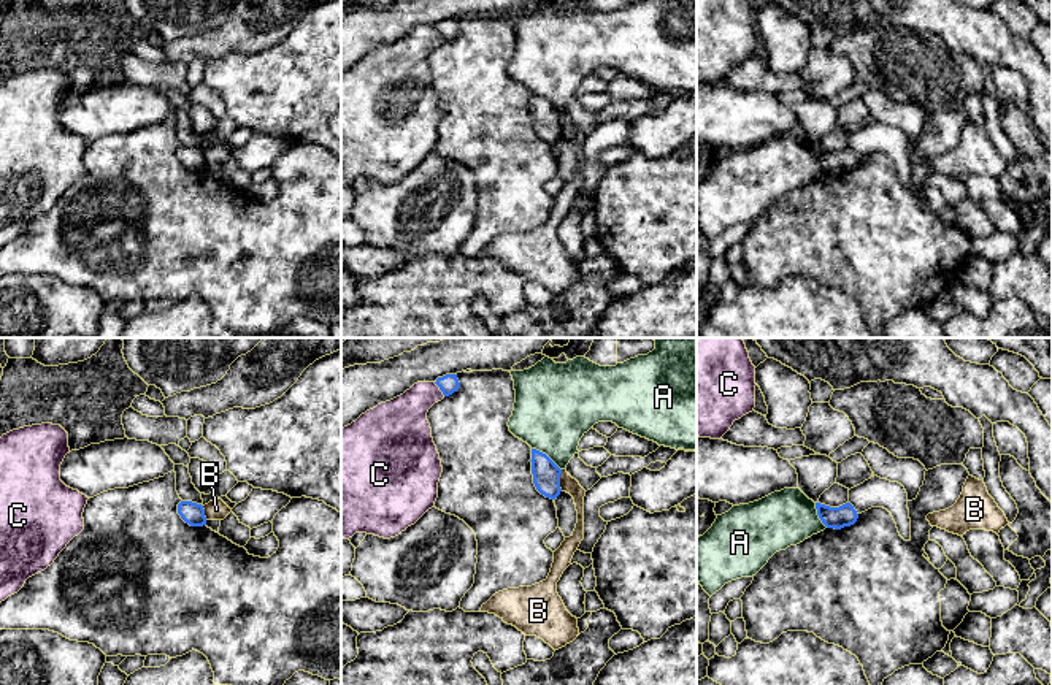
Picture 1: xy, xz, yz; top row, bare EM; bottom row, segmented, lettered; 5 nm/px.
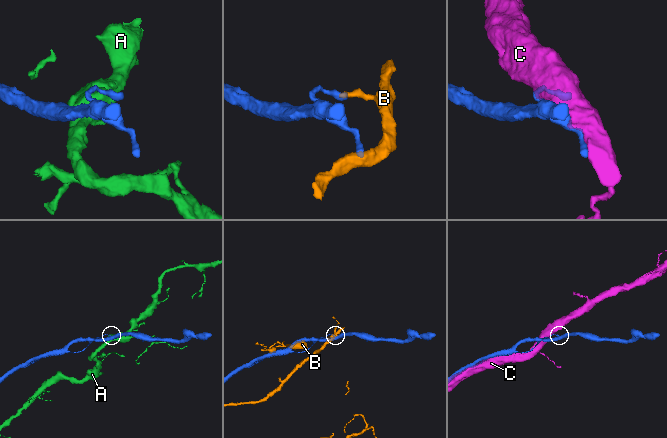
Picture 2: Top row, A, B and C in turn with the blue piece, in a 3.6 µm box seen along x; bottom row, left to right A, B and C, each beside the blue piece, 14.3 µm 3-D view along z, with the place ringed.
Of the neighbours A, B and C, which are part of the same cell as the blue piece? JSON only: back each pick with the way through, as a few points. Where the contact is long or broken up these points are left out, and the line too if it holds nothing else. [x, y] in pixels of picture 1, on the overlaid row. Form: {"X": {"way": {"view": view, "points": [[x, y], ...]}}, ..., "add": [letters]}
{"add": []}

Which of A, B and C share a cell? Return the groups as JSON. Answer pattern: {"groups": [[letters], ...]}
{"groups": [["A"], ["B"], ["C"]]}

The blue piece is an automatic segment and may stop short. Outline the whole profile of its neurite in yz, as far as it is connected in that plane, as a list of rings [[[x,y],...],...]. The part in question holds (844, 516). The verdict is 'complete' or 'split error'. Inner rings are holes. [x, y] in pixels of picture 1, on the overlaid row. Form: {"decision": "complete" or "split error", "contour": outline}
{"decision": "complete", "contour": [[[816,503],[817,515],[827,528],[841,530],[850,526],[857,522],[858,514],[850,503],[846,503],[839,507],[830,507],[820,503]]]}

